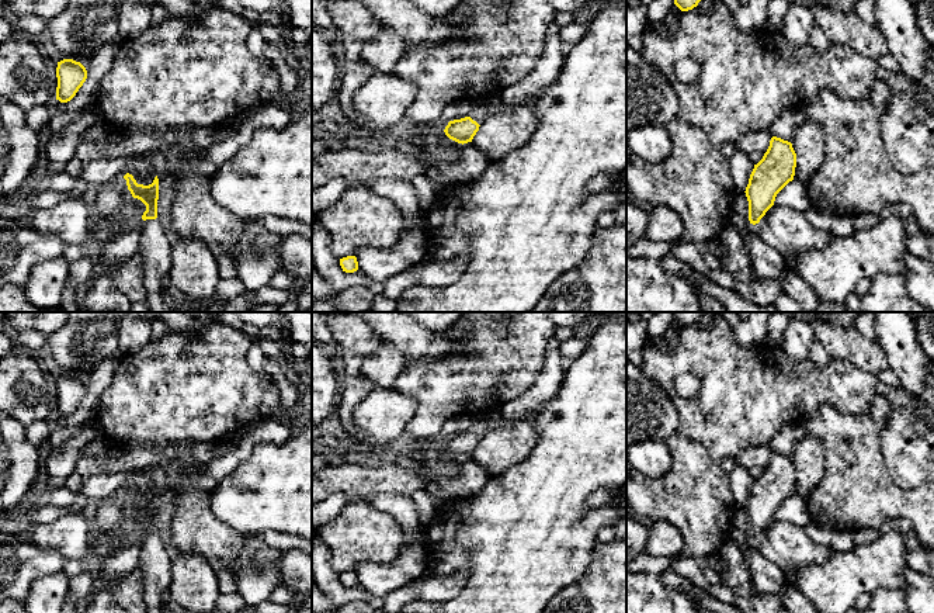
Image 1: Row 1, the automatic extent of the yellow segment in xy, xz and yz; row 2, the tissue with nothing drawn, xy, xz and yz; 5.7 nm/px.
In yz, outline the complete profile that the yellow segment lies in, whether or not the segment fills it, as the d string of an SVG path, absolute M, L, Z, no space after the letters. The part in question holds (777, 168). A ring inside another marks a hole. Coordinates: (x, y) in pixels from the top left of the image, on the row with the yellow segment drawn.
M772 136L763 159L754 164L746 187L749 221L756 225L774 205L777 194L794 180L796 153L792 143Z

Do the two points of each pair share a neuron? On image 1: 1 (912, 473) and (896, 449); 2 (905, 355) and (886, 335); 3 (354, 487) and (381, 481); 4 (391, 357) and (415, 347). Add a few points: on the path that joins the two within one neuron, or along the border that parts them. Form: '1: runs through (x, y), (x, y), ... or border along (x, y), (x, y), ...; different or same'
1: runs through (910, 467), (898, 454); same
2: runs through (900, 350), (891, 339); same
3: runs through (361, 481), (374, 481); same
4: border along (385, 343), (402, 353), (406, 367); different

